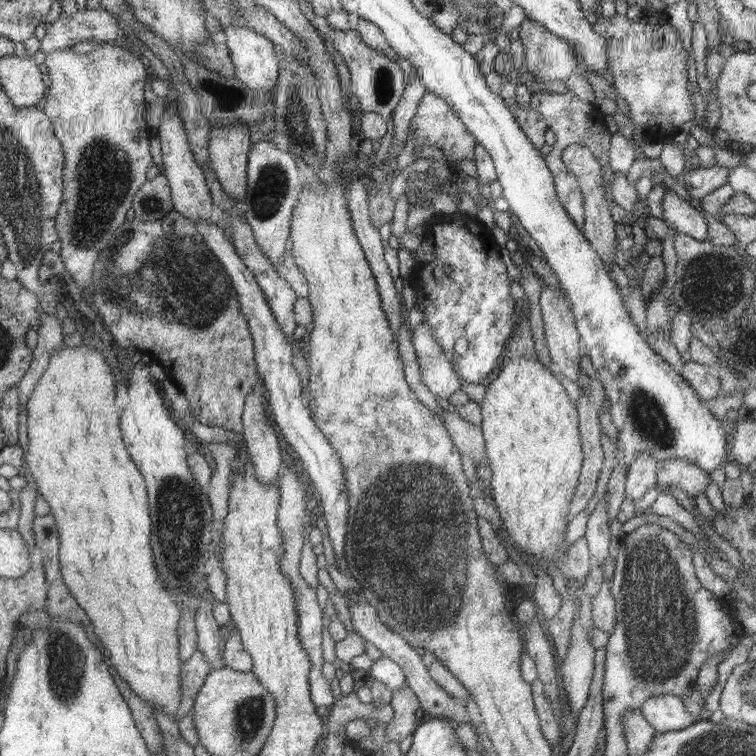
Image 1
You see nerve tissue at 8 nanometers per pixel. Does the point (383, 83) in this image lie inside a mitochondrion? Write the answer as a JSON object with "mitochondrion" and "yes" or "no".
{"mitochondrion":"yes"}

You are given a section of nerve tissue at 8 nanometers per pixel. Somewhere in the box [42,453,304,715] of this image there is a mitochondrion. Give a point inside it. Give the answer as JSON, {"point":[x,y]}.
{"point":[180,529]}

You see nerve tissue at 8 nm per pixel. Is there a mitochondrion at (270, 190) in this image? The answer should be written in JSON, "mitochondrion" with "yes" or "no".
{"mitochondrion":"yes"}

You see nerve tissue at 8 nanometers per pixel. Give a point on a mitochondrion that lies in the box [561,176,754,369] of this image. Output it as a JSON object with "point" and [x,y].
{"point":[710,281]}

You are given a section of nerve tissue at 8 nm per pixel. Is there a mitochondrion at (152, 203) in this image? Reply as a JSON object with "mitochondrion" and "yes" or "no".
{"mitochondrion":"yes"}

